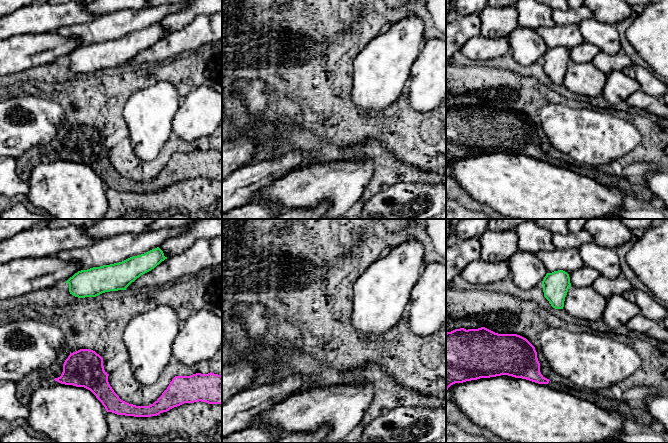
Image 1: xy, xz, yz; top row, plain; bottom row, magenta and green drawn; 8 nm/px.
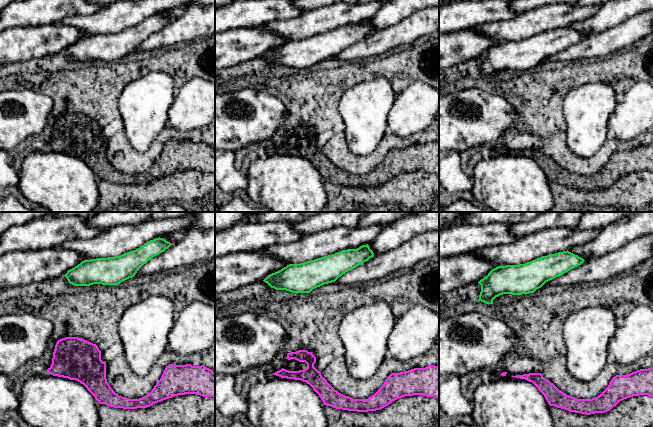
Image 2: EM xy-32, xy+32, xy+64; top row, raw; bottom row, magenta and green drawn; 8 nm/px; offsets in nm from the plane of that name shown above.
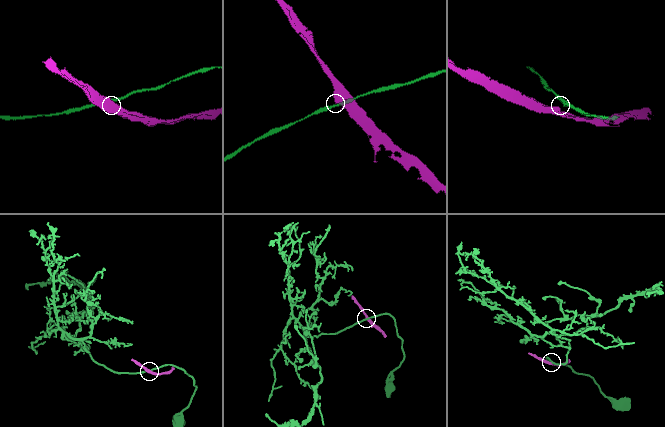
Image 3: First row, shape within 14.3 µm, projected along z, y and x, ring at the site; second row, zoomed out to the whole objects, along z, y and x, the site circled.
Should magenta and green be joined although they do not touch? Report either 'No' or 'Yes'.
No

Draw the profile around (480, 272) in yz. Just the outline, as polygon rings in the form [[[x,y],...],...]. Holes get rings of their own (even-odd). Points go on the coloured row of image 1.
[[[479,259],[469,263],[461,276],[470,283],[486,285],[510,277],[511,271],[508,262],[491,263]]]

